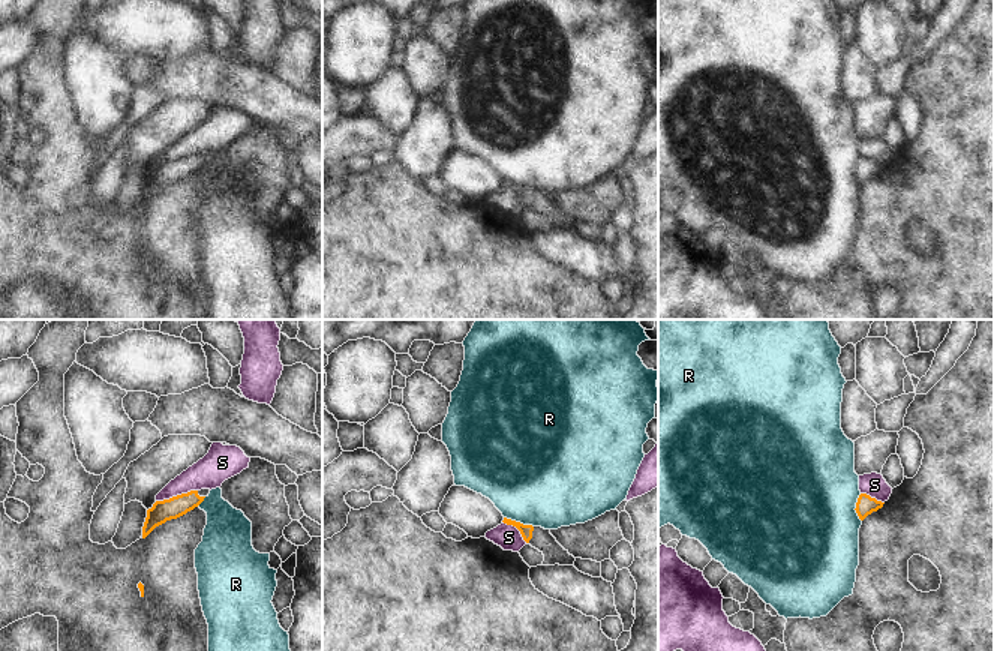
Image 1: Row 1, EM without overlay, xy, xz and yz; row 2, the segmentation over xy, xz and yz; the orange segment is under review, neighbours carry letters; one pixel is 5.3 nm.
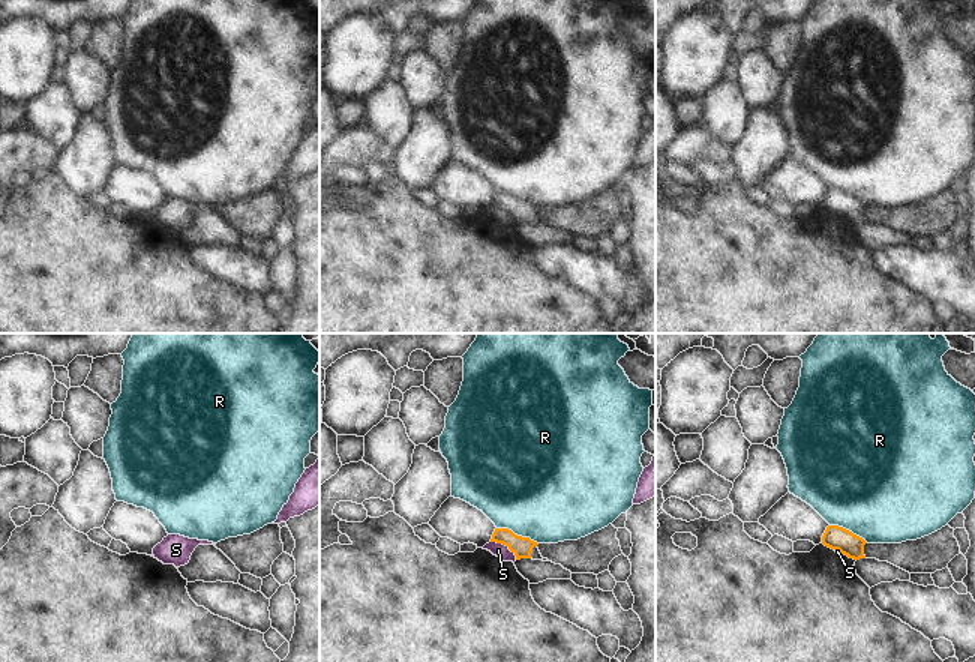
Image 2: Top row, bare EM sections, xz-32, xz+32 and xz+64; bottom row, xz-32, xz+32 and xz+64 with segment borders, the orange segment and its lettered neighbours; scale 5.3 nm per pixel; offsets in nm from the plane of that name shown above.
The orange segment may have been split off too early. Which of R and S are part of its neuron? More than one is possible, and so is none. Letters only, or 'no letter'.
no letter

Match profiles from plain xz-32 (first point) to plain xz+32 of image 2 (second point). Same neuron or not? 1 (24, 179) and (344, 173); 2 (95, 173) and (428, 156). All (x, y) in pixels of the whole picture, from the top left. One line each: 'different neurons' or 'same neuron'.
1: same neuron
2: same neuron

